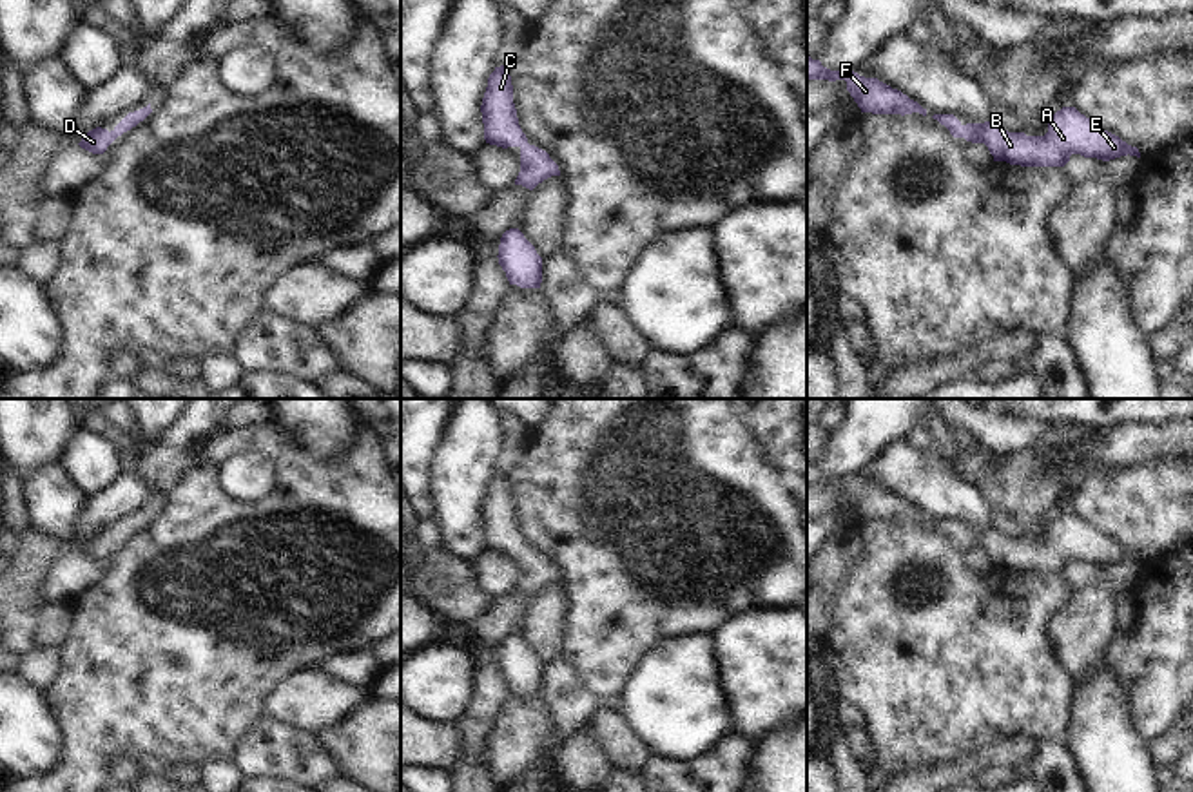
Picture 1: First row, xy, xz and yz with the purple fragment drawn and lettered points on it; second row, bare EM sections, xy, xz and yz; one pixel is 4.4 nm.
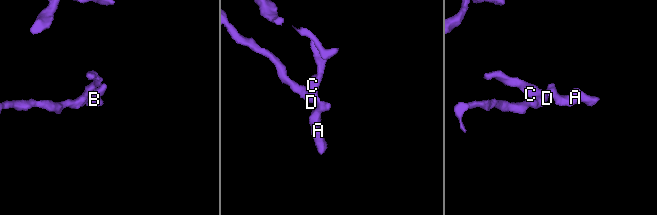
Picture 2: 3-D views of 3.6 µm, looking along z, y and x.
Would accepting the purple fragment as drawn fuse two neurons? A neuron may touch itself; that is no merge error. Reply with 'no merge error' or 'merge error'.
no merge error

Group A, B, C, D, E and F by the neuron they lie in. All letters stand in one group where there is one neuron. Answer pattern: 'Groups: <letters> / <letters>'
Groups: A B C D E F.

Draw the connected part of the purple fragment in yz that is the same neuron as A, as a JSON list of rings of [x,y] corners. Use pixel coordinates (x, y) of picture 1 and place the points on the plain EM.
[[[1062,513],[1048,529],[1044,542],[1008,538],[995,526],[963,531],[954,520],[934,520],[954,544],[972,549],[984,549],[994,567],[1006,567],[1021,573],[1064,573],[1072,560],[1110,567],[1120,562],[1137,562],[1137,553],[1081,520],[1075,513]]]

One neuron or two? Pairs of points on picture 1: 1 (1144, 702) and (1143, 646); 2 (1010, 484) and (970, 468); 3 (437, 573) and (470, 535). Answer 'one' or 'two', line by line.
1: one
2: two
3: two

